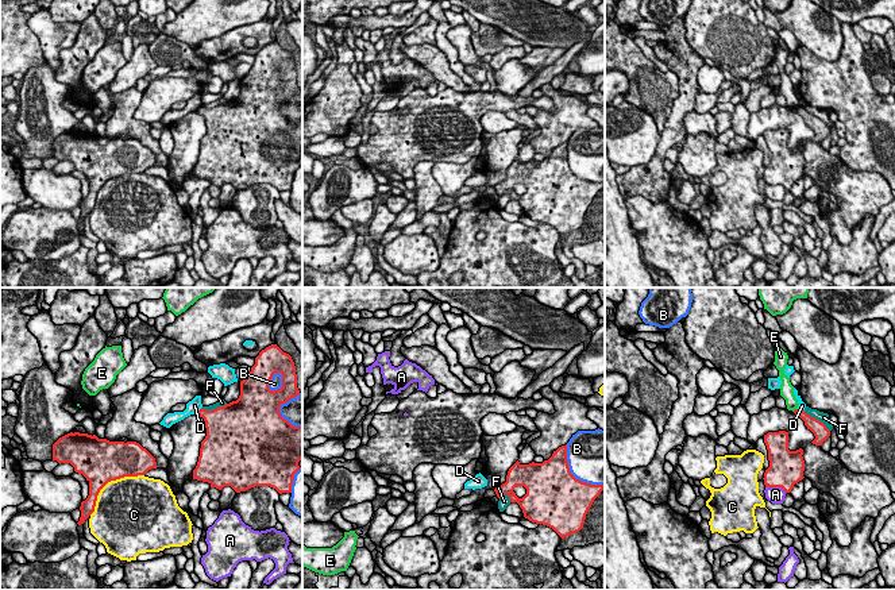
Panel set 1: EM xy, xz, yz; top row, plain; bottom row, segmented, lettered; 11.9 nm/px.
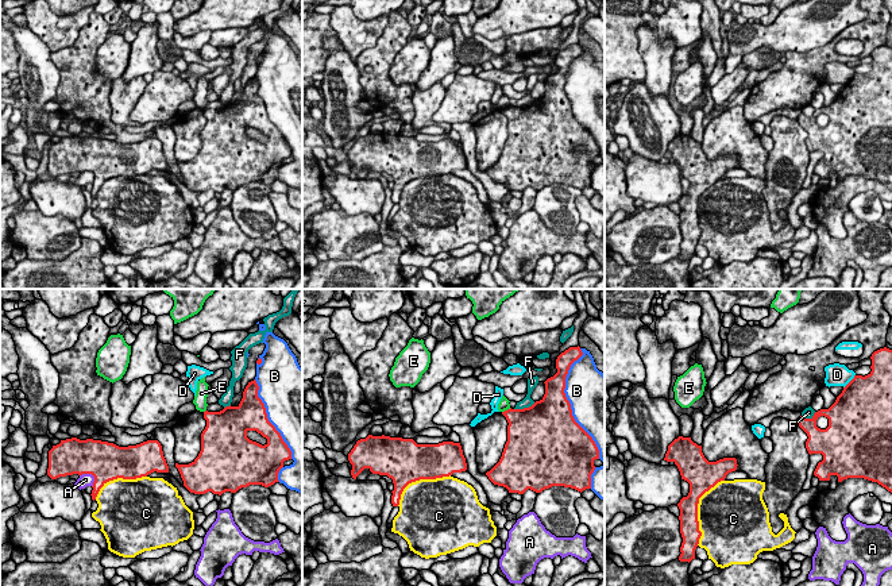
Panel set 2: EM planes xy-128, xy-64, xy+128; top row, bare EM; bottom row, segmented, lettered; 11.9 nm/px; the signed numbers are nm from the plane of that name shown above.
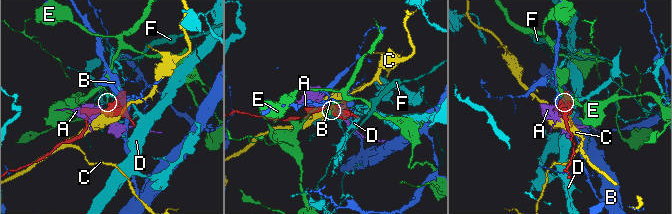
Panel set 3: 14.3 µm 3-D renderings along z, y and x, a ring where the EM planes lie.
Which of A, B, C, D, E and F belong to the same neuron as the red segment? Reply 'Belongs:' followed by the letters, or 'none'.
Belongs: none

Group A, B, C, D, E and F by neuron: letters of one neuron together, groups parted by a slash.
A / B / C / D / E / F

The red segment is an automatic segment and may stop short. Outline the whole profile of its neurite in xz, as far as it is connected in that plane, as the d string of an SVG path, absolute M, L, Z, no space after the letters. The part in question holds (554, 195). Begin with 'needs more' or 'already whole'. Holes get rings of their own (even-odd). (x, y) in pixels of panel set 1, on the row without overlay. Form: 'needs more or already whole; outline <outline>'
already whole; outline M567 142L553 149L543 161L521 162L518 158L509 166L506 180L494 186L498 196L509 193L510 200L517 200L524 215L532 220L552 225L562 236L579 230L583 225L586 212L594 197L605 186L605 182L591 182L576 177L568 165ZM516 184L524 184L526 192L518 196L513 189Z

